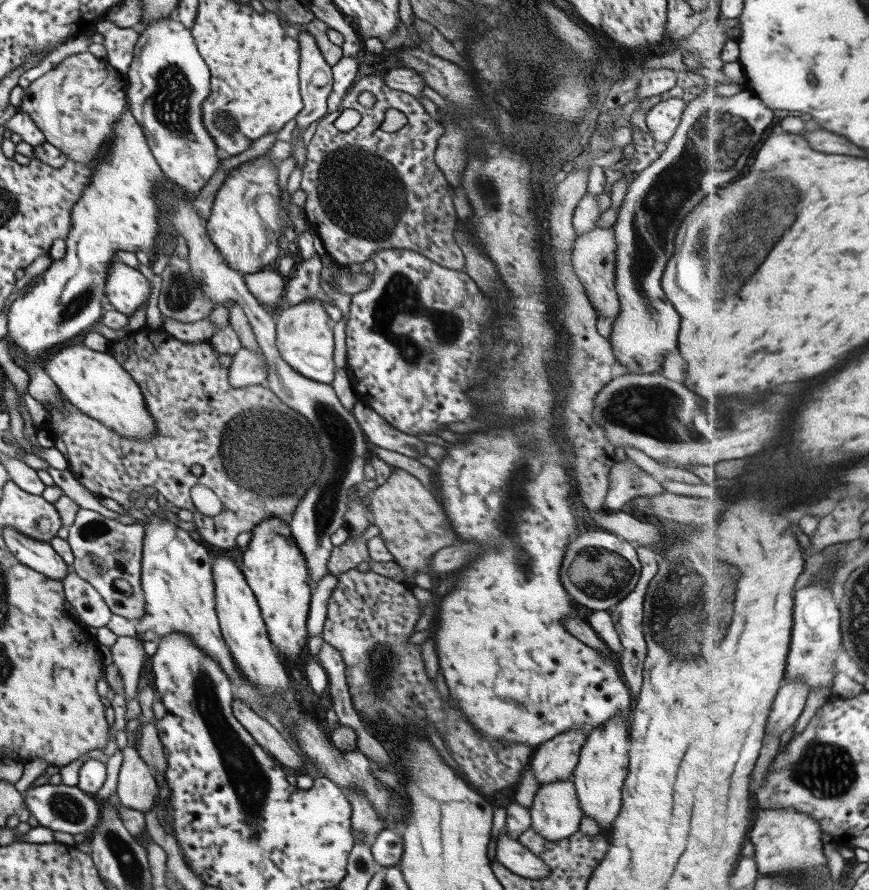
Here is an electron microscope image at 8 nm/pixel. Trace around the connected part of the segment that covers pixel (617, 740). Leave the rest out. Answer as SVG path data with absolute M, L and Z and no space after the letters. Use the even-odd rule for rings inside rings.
M627 710L619 716L613 716L587 732L571 776L582 816L590 816L596 820L603 832L609 832L610 824L621 809L620 792L628 767L629 712Z

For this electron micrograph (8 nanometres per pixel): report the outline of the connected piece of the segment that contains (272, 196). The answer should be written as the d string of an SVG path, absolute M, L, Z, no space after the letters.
M261 155L238 165L228 173L219 186L210 208L209 216L205 218L205 230L207 238L218 248L219 254L225 259L227 266L236 270L239 274L256 273L263 268L268 268L269 262L273 262L279 255L277 239L283 234L283 228L287 221L283 215L283 205L280 203L279 188L277 188L276 168Z

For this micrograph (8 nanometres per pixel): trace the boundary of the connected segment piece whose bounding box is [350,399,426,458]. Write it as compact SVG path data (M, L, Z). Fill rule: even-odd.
M356 399L351 408L351 414L358 422L359 428L370 445L379 446L383 450L393 450L409 458L417 458L425 454L426 444L417 440L416 436L404 434L385 422L373 409Z

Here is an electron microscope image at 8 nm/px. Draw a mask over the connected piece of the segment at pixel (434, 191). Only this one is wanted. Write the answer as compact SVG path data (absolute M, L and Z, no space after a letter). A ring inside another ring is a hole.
M375 75L355 80L343 95L337 110L323 117L315 126L315 132L306 146L299 190L306 196L303 208L305 220L337 266L347 266L353 262L362 264L374 251L405 249L418 252L443 268L455 271L463 269L464 254L452 235L457 224L452 204L453 186L447 183L434 162L436 142L443 133L443 126L429 117L418 99L405 92L387 88L382 78ZM360 92L371 92L375 96L372 107L363 107L357 103L356 98ZM347 108L356 110L361 120L355 128L341 132L333 126L333 121ZM387 108L399 110L407 119L406 124L394 132L379 129L383 122L383 112Z

